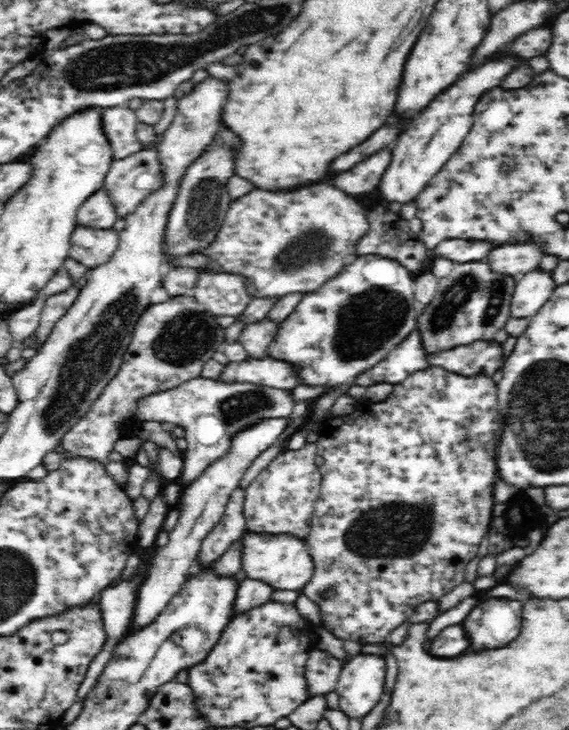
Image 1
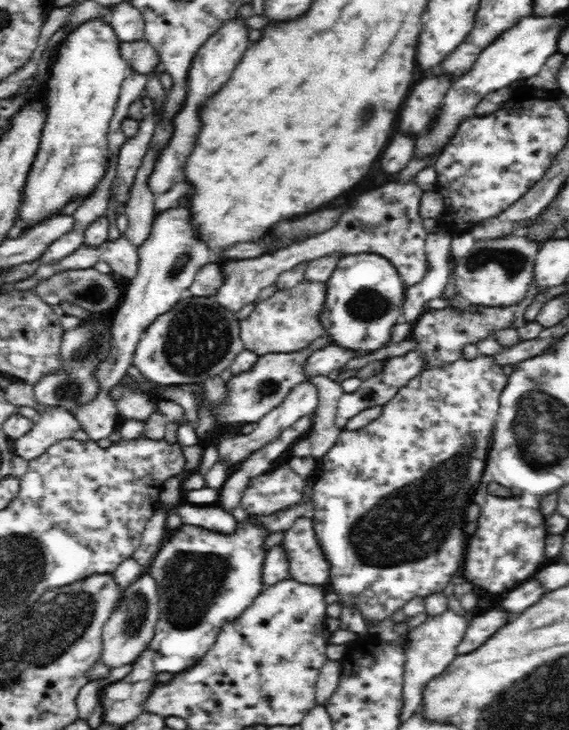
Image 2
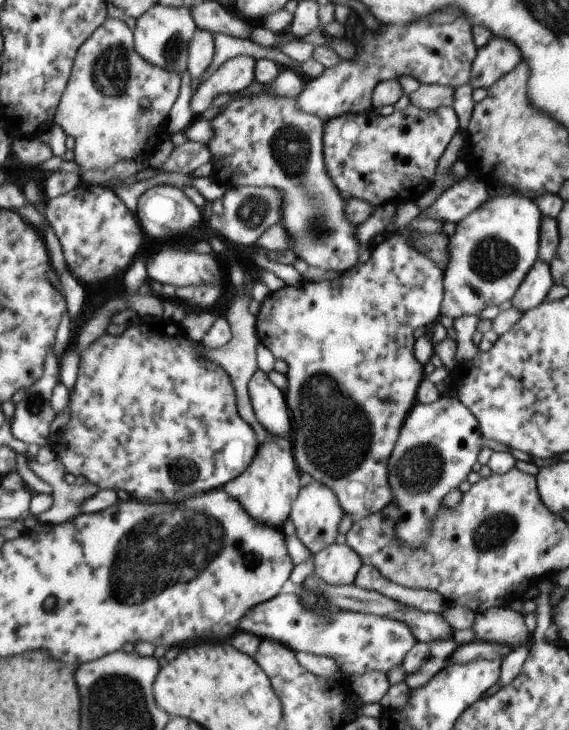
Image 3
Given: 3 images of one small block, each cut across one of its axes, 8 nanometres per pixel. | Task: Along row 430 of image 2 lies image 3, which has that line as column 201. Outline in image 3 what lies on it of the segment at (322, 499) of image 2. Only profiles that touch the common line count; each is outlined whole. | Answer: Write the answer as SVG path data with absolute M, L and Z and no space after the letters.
M127 326L129 330L121 336L103 334L82 352L81 368L74 389L70 393L70 416L64 431L59 433L51 446L57 458L65 465L67 472L84 476L103 490L123 490L133 499L157 502L157 496L169 503L179 503L183 499L224 487L247 468L257 452L257 440L253 429L240 417L236 408L236 396L230 374L213 359L204 359L202 351L206 346L201 341L193 341L188 336L169 336L157 332L153 326Z

